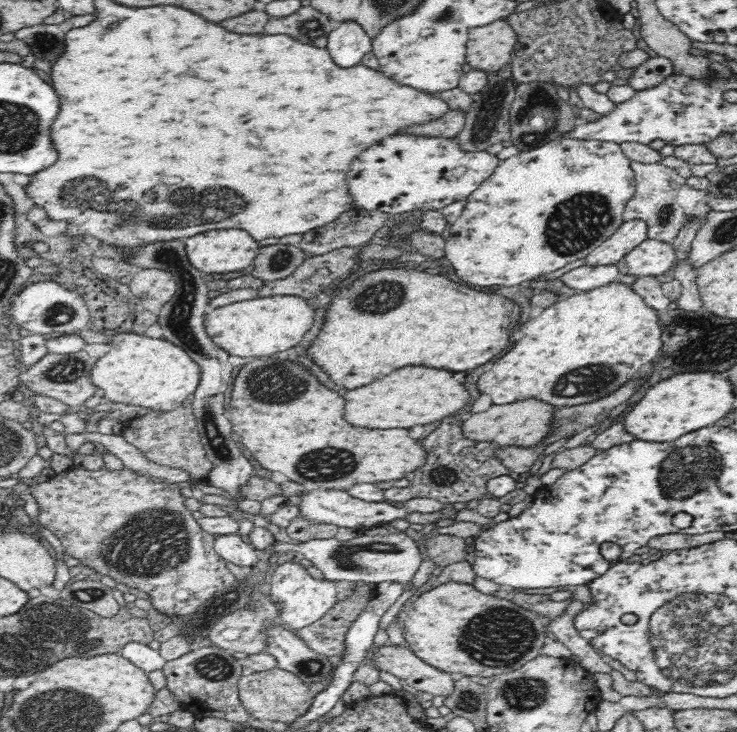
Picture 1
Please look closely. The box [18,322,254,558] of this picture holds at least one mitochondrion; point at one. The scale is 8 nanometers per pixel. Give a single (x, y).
(218, 444)

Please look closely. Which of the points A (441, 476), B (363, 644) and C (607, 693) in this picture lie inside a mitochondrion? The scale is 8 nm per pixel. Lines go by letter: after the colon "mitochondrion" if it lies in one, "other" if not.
A: mitochondrion
B: other
C: other

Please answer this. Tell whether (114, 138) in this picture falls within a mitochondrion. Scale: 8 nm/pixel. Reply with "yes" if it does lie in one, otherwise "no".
no

